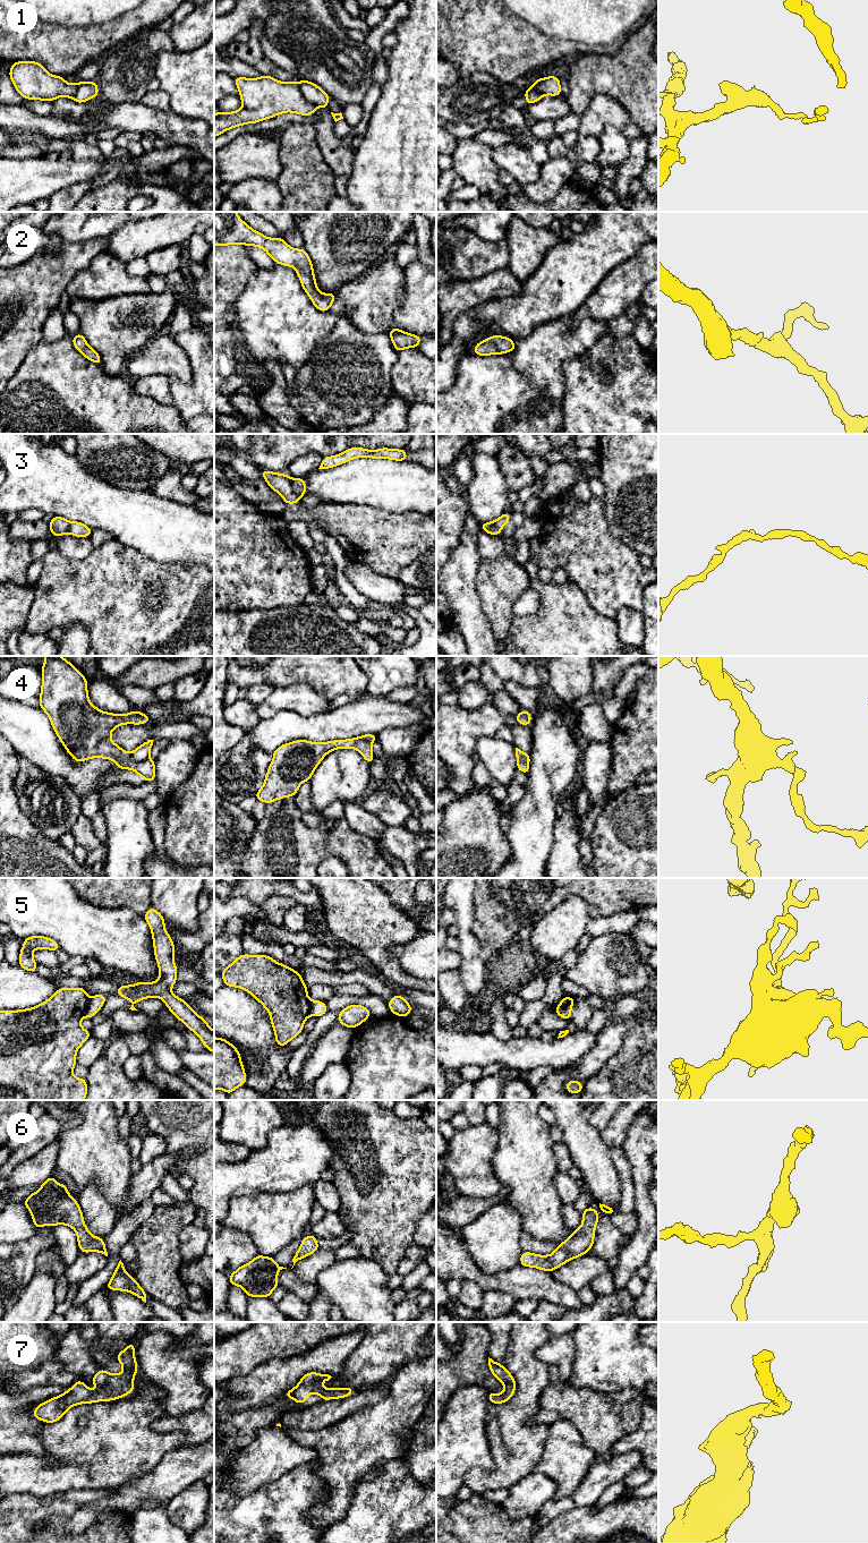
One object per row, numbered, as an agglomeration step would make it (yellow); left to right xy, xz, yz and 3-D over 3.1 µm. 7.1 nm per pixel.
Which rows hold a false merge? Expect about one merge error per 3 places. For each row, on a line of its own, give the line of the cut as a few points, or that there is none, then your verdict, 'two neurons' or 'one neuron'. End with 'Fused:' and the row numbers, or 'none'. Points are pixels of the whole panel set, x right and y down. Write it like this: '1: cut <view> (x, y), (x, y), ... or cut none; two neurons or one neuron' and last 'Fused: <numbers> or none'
1: cut xz (297, 83), (300, 94), (316, 107); two neurons
2: cut none; one neuron
3: cut xz (290, 479), (292, 491), (299, 497); two neurons
4: cut xy (129, 753), (135, 760), (145, 760), (149, 757); two neurons
5: cut xy (90, 999), (84, 1015); two neurons
6: cut none; one neuron
7: cut none; one neuron
Fused: 1, 3, 4, 5

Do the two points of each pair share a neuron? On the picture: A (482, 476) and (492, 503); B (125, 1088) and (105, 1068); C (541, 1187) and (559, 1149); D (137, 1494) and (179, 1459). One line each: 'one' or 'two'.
A: one
B: one
C: two
D: one

